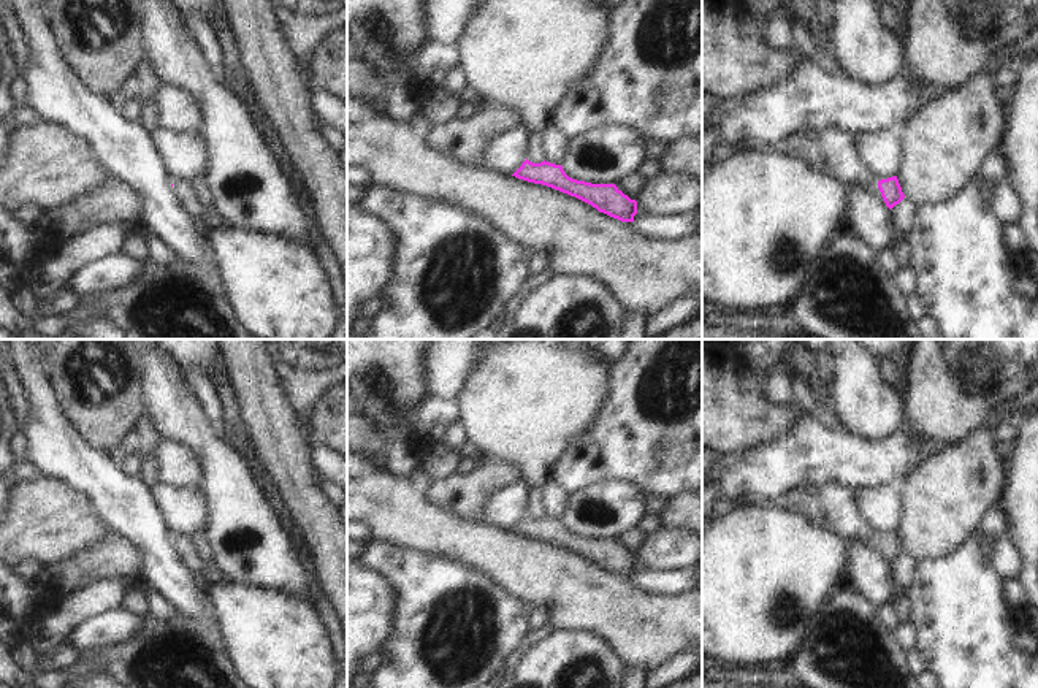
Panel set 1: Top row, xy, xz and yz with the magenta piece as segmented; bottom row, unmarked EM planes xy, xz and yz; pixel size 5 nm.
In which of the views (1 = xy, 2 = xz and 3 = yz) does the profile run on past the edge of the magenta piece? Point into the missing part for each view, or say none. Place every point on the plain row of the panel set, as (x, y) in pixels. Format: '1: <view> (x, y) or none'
1: none
2: none
3: none

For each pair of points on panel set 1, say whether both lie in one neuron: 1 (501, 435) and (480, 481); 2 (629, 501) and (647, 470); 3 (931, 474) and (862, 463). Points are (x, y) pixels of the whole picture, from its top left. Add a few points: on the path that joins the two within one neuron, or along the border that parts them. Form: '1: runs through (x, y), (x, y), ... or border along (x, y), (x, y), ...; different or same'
1: border along (485, 455), (495, 460), (512, 462), (520, 477); different
2: border along (599, 481), (628, 481), (645, 495); different
3: border along (942, 449), (931, 454), (900, 485); different

